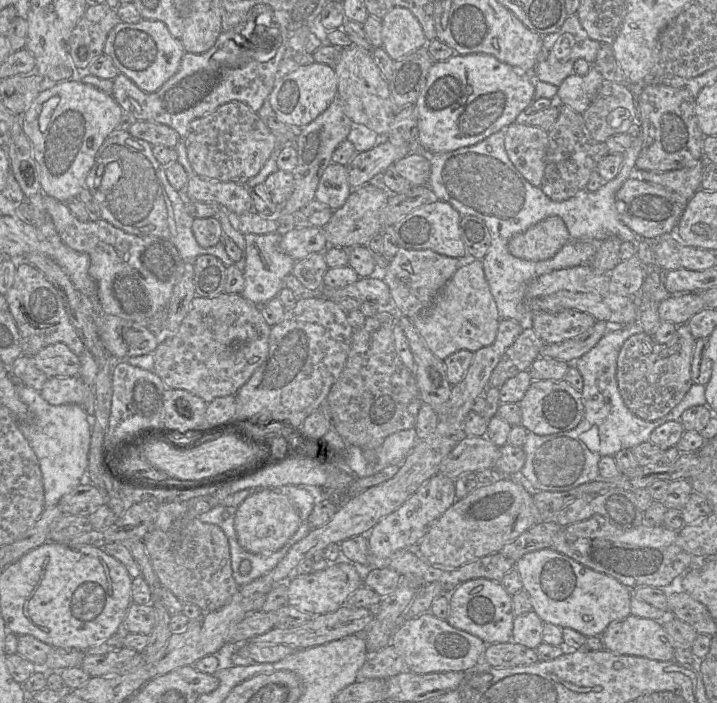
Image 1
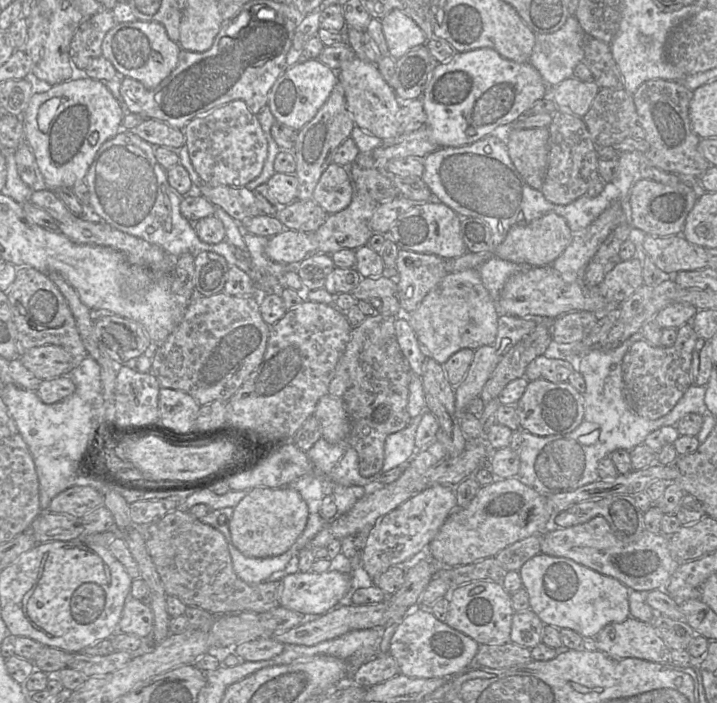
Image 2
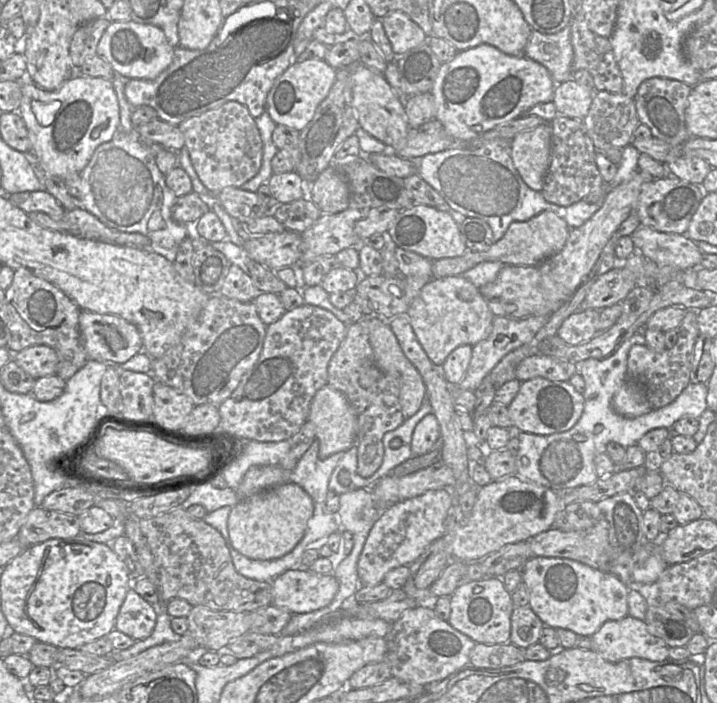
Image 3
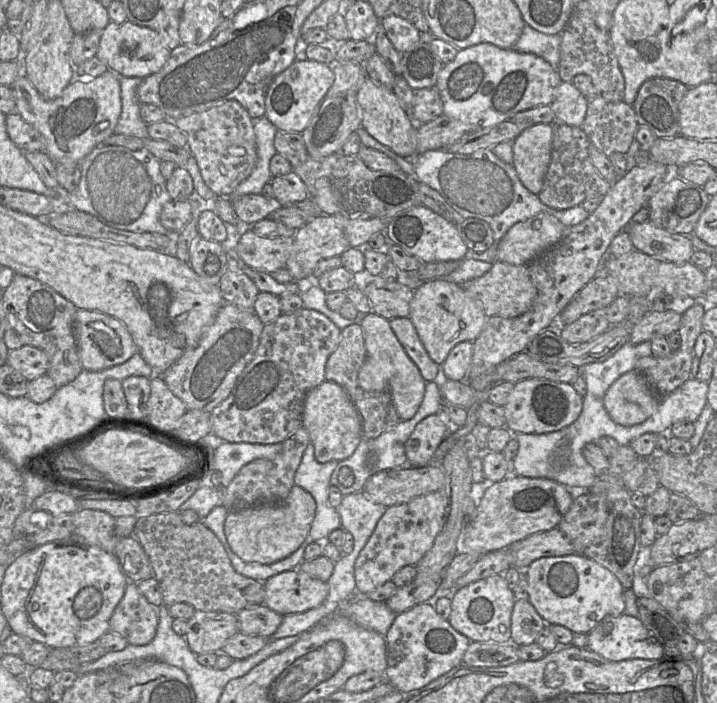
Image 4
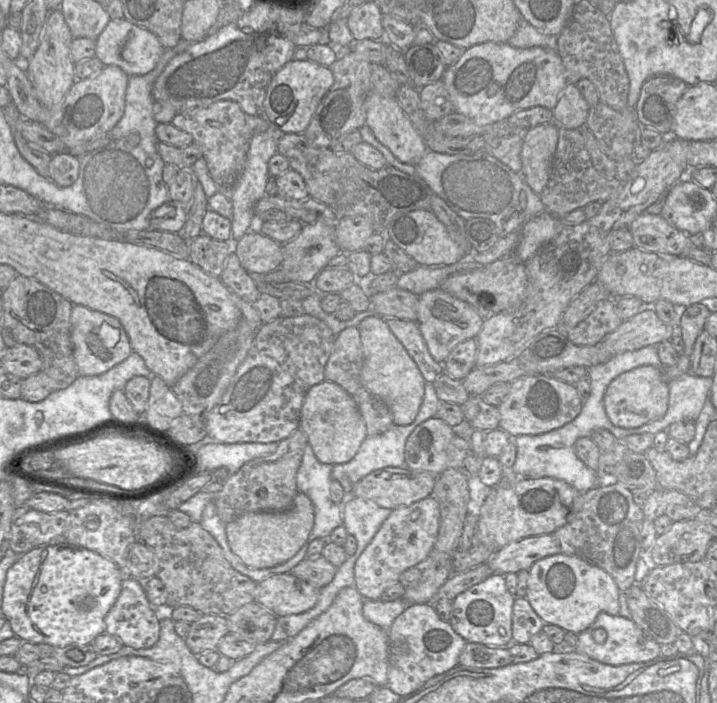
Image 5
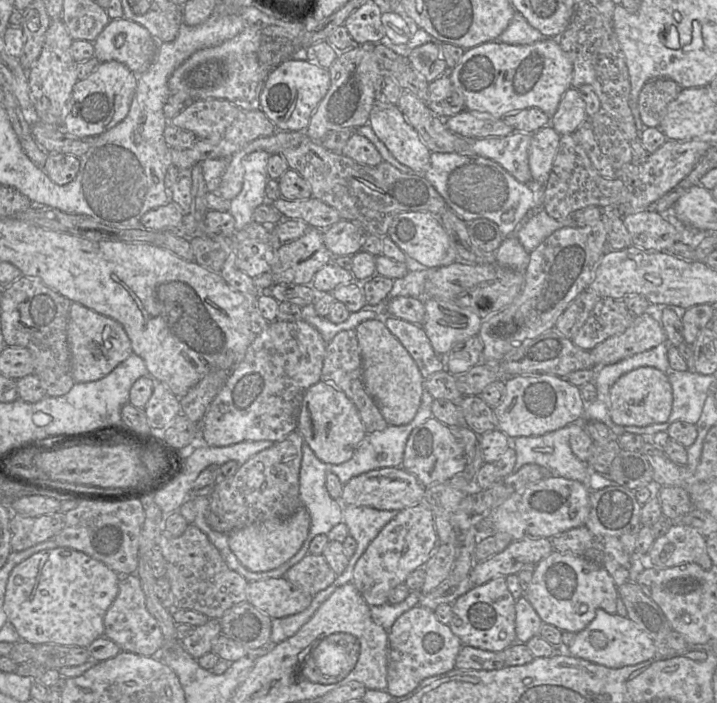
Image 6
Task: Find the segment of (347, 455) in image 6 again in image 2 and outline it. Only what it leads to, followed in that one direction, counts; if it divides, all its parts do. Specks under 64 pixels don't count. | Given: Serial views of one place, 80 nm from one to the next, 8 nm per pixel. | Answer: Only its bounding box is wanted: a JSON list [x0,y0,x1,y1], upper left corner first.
[313,394,350,444]

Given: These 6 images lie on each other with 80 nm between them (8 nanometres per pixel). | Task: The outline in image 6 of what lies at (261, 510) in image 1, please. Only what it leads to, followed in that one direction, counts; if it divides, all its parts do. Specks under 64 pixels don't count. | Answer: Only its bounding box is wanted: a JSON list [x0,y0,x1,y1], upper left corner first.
[228,505,310,571]

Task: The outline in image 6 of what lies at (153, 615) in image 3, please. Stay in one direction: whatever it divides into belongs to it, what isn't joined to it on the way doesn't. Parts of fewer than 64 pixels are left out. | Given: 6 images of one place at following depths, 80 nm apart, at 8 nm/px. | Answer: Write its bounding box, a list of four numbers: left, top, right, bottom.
[103,574,164,657]

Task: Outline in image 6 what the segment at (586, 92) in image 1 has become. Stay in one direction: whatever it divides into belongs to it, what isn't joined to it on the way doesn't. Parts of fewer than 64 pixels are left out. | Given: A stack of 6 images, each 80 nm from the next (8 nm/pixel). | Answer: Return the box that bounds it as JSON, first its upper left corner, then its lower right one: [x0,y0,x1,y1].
[550,86,586,135]

